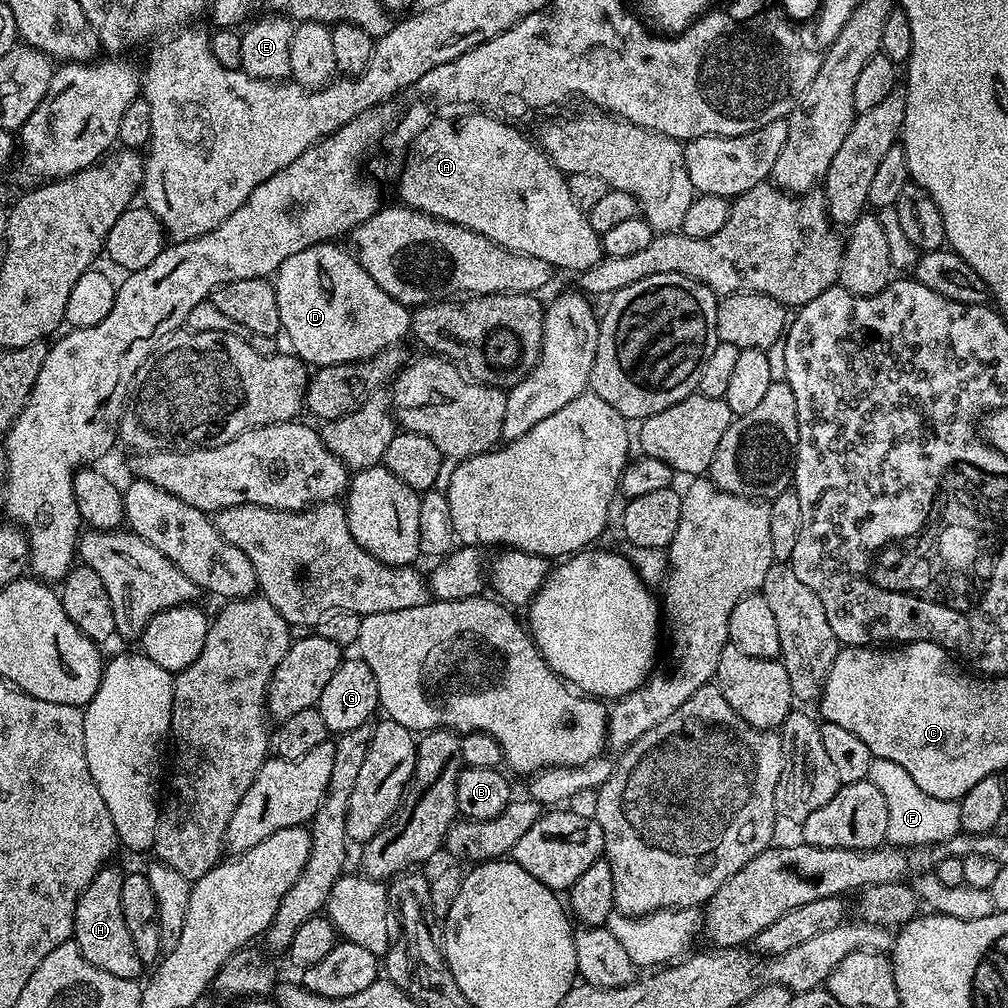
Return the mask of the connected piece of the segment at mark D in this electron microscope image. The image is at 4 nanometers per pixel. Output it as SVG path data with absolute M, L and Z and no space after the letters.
M325 242L323 244L315 244L306 250L302 250L298 254L290 254L290 258L286 258L286 262L282 262L282 266L274 273L274 283L276 285L276 297L278 298L278 314L280 315L280 327L283 335L288 335L288 344L293 353L299 356L305 364L315 366L316 368L325 368L326 366L334 366L335 364L354 364L358 360L368 360L374 354L378 354L382 350L399 345L400 340L406 337L412 331L412 312L407 304L398 302L394 298L390 298L390 294L386 294L386 290L382 290L382 286L378 286L378 282L374 282L374 278L370 278L370 274L356 259L351 251L348 252L344 248L339 248L339 243Z

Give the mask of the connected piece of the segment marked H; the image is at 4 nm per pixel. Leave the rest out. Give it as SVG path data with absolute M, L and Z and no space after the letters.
M112 867L102 869L80 895L72 935L86 962L98 966L98 970L106 970L106 974L114 974L114 978L135 980L141 975L140 971L145 971L146 965L138 958L130 930L126 930L126 918L122 918L122 882L125 873Z

